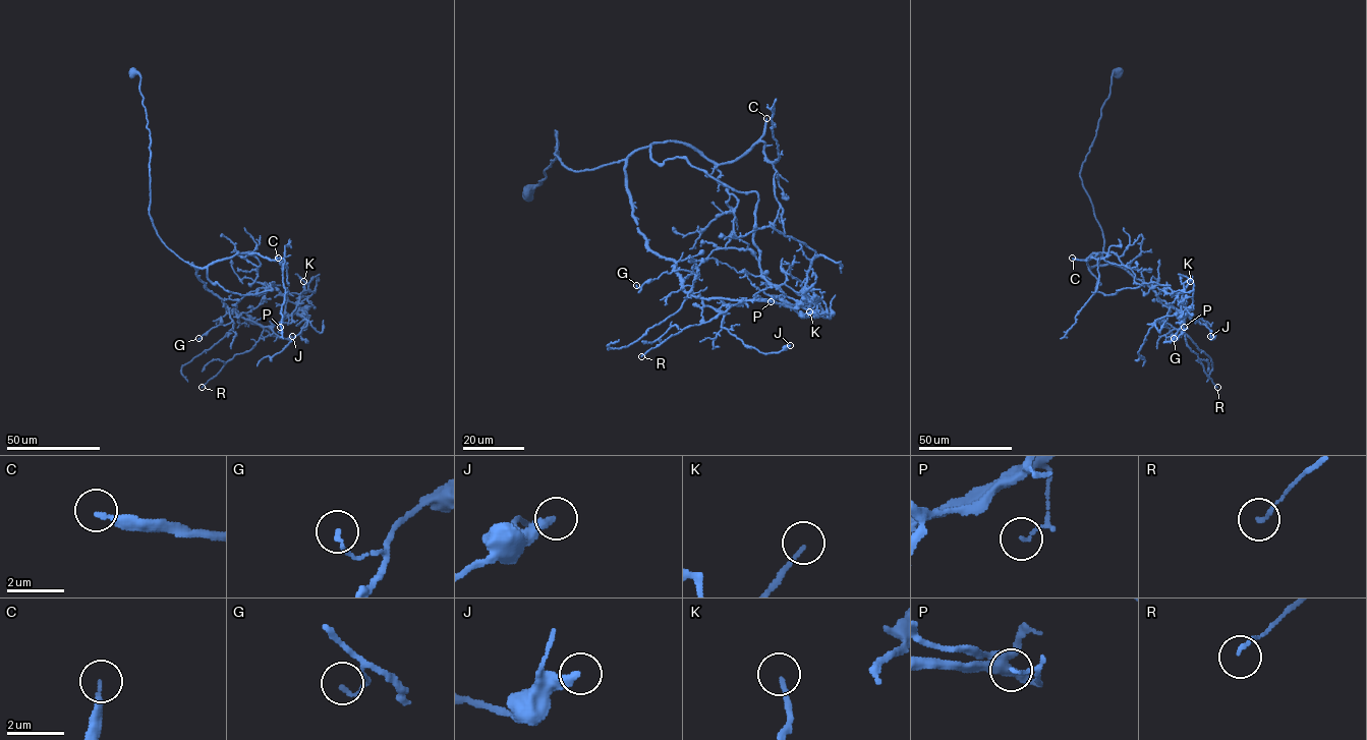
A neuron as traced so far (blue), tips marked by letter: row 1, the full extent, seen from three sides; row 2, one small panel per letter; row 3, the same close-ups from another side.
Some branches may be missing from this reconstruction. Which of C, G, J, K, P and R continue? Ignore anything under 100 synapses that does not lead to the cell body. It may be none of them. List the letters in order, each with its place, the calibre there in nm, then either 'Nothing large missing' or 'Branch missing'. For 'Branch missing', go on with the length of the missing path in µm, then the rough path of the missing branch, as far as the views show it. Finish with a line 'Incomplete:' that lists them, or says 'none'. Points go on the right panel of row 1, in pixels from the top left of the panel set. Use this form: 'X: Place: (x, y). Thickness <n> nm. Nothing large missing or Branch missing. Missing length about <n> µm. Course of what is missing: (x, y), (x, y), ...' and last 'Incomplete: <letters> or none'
C: Place: (1072, 258). Thickness 170 nm. Branch missing. Missing length about 100 µm. Course of what is missing: (1072, 258), (1065, 258), (1043, 240), (1039, 222), (1021, 209), (1005, 187), (998, 141)
G: Place: (1174, 338). Thickness 140 nm. Nothing large missing
J: Place: (1210, 336). Thickness 360 nm. Nothing large missing
K: Place: (1190, 281). Thickness 130 nm. Nothing large missing
P: Place: (1184, 327). Thickness 70 nm. Nothing large missing
R: Place: (1217, 387). Thickness 120 nm. Nothing large missing
Incomplete: C

